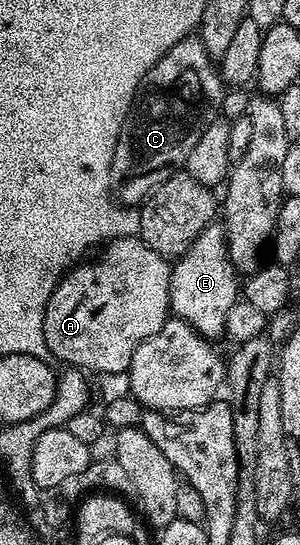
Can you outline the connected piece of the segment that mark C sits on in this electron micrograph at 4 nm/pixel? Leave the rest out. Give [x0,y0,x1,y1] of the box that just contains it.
[109,34,225,206]

